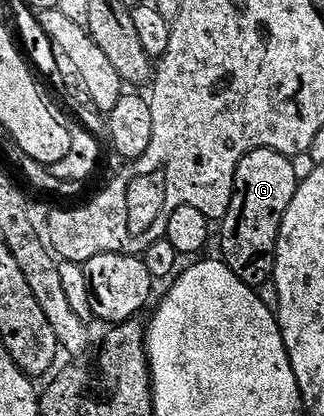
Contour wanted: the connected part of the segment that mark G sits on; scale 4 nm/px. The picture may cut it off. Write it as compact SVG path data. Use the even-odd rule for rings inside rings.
M257 148L244 156L234 172L234 192L226 216L220 221L220 259L235 275L245 276L245 271L261 255L269 256L273 252L282 218L288 205L292 205L292 197L300 182L300 174L294 168L294 163L293 158L276 153L272 148Z

